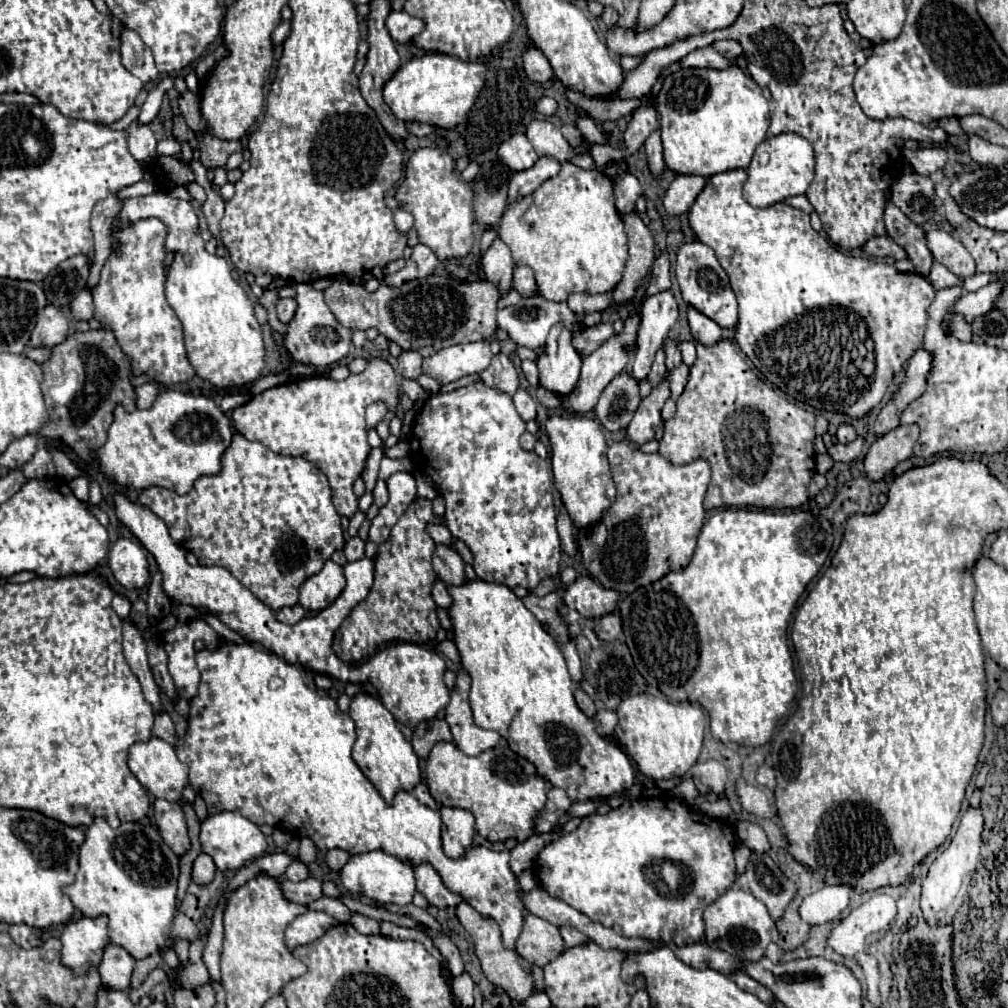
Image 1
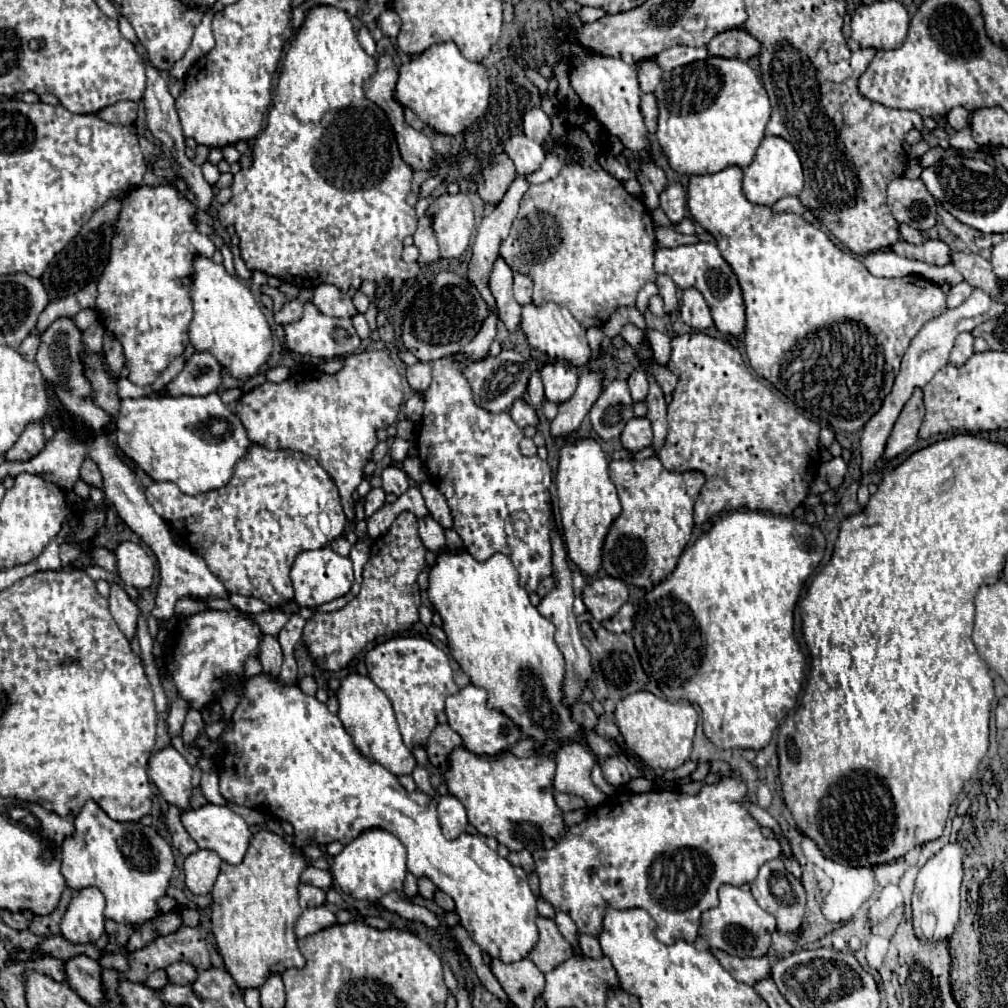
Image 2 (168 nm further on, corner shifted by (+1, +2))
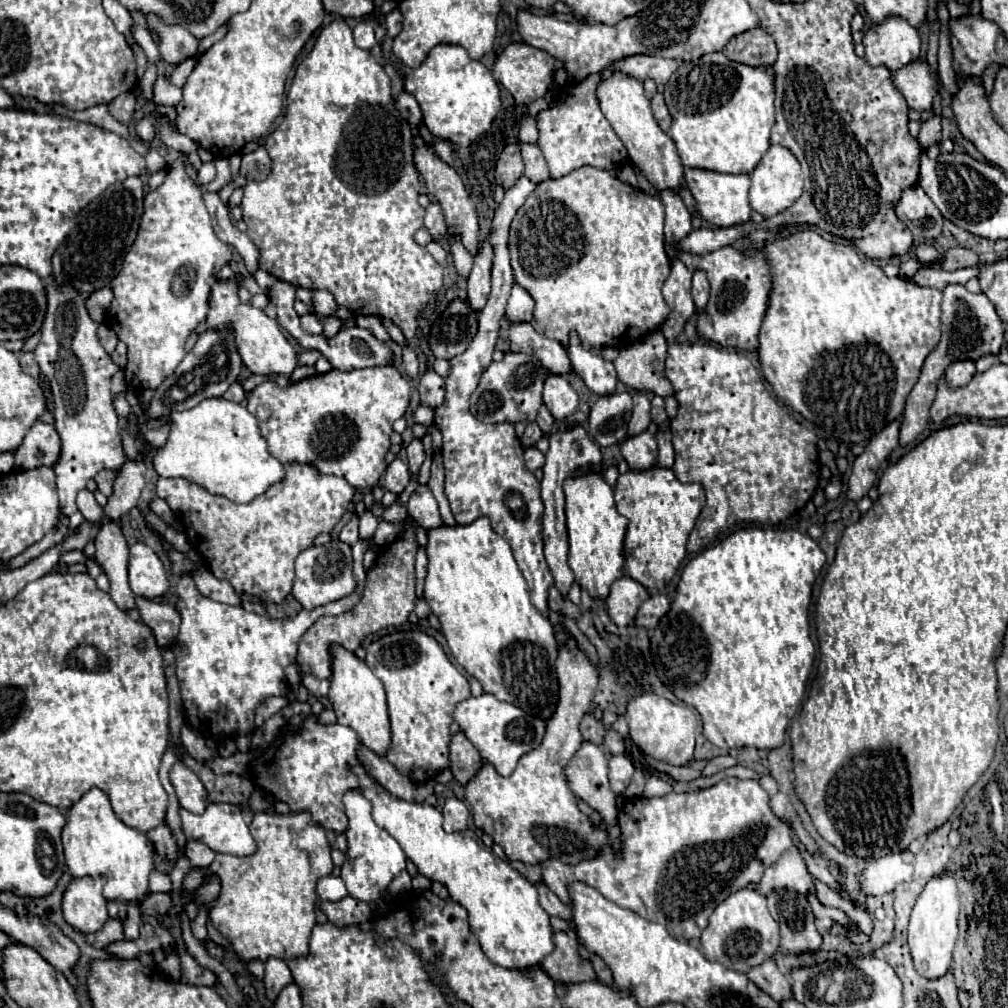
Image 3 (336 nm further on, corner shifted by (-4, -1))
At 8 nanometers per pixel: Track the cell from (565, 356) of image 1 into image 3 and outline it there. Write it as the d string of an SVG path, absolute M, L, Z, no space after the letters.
M550 374L544 382L544 406L556 422L566 420L578 408L578 394L564 376Z

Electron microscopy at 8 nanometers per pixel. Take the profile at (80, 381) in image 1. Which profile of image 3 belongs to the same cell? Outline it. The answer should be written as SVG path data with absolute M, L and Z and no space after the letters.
M102 470L96 474L96 484L98 484L98 490L104 494L104 496L110 496L112 494L112 486L114 486L114 480L116 480L116 472L114 470Z

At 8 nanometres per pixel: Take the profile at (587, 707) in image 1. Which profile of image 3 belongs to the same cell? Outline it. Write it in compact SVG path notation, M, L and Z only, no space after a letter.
M586 714L586 716L582 718L580 732L582 732L584 740L588 740L588 742L592 742L592 744L598 744L598 746L600 746L600 744L602 744L602 740L604 740L606 728L604 728L604 726L602 726L602 722L598 722L594 716Z

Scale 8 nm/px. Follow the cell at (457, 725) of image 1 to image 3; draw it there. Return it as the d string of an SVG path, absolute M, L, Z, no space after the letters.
M482 694L478 698L468 698L456 706L454 712L456 722L460 724L466 738L478 748L482 758L498 770L502 776L510 776L518 764L518 760L530 750L538 748L544 738L546 722L538 716L524 712L522 708L498 700L494 694Z

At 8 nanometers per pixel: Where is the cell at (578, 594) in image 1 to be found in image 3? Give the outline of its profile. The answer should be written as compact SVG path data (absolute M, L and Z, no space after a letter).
M630 576L618 578L612 584L610 594L606 598L606 608L612 622L618 626L634 624L634 616L646 598L648 598L648 590L642 584L638 584Z

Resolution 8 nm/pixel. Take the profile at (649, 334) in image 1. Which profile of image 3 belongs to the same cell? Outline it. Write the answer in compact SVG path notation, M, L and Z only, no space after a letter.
M636 392L634 394L634 412L632 420L628 424L628 436L636 436L638 432L646 432L650 426L650 400L646 394Z

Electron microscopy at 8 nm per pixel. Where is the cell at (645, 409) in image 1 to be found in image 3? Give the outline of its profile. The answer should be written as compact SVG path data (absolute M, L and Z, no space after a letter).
M642 432L638 436L626 438L620 444L620 452L622 452L624 460L628 462L630 470L634 470L634 472L642 472L646 468L656 466L658 446L656 446L654 434L650 434L650 432Z

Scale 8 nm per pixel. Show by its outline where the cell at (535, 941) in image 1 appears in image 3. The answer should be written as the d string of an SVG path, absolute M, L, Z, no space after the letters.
M554 932L556 950L542 960L542 968L558 982L586 982L598 980L590 960L578 954L578 940L570 932Z

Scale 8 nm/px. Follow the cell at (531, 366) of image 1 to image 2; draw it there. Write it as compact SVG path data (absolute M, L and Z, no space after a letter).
M533 371L533 373L531 373L527 393L529 393L529 403L531 403L533 407L541 407L545 395L543 395L543 383L541 383L541 375L539 375L539 371Z

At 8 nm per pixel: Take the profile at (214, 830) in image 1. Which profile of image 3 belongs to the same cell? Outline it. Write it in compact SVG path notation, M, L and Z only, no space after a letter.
M224 802L210 804L204 814L192 814L184 808L180 808L180 820L182 820L182 832L184 832L186 840L204 842L214 852L234 854L234 856L248 856L248 854L256 852L256 842L250 836L248 824L246 824L242 812L234 804L224 804Z

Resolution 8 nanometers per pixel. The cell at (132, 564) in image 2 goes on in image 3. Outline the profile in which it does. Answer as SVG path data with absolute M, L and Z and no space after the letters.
M136 542L134 546L130 546L128 578L130 578L132 592L148 600L162 596L170 588L162 560L156 556L154 550L150 550L142 542Z

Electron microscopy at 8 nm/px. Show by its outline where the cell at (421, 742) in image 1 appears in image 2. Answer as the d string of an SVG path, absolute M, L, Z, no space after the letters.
M437 725L425 745L427 757L433 767L445 771L447 769L447 757L455 747L461 747L461 737L449 727L449 725Z

